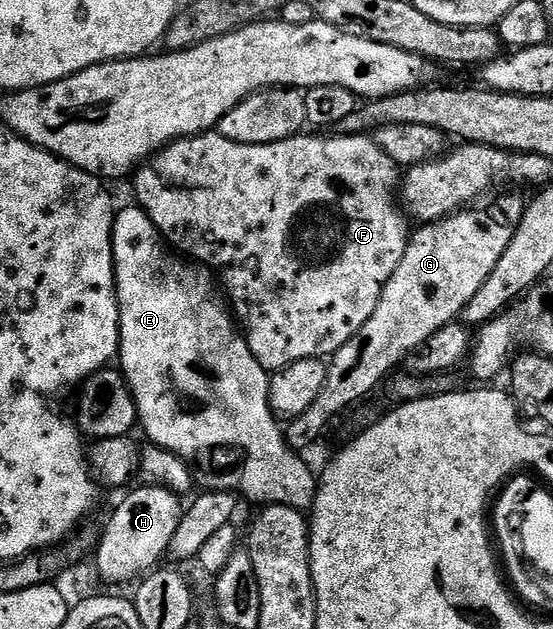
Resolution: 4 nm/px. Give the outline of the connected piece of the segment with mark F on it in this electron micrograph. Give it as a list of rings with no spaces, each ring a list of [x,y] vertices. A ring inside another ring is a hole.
[[[205,133],[200,137],[189,137],[184,141],[177,141],[172,145],[166,146],[164,149],[158,151],[156,155],[152,156],[152,158],[150,158],[144,165],[138,166],[135,171],[137,180],[134,181],[133,187],[135,190],[137,190],[138,200],[136,199],[136,202],[139,204],[141,210],[149,214],[149,220],[151,220],[152,223],[155,224],[158,231],[161,232],[162,236],[164,236],[164,238],[168,240],[168,242],[172,244],[172,246],[176,248],[176,250],[180,252],[182,256],[188,257],[190,260],[204,265],[210,272],[212,272],[214,276],[216,276],[215,274],[217,274],[218,277],[221,278],[221,283],[223,286],[225,286],[226,293],[229,294],[230,304],[228,303],[228,306],[231,308],[232,314],[235,316],[236,322],[239,324],[240,330],[243,332],[243,338],[246,345],[249,346],[251,353],[259,361],[259,365],[265,368],[266,372],[269,373],[282,371],[284,367],[290,367],[292,363],[298,363],[299,361],[303,361],[304,359],[315,359],[318,357],[332,356],[333,352],[337,351],[341,346],[343,346],[343,344],[347,342],[348,339],[355,337],[355,333],[359,333],[359,329],[367,321],[367,317],[371,317],[371,313],[375,313],[375,305],[377,304],[379,297],[383,293],[385,282],[389,280],[391,273],[397,268],[399,261],[401,260],[403,253],[405,252],[405,244],[407,242],[407,231],[405,235],[406,216],[404,214],[402,214],[403,216],[401,216],[400,213],[397,212],[396,205],[393,204],[393,186],[395,186],[396,183],[398,186],[399,175],[397,179],[398,168],[395,166],[392,157],[384,151],[380,144],[370,138],[370,136],[368,139],[368,134],[333,134],[337,133],[302,133],[299,135],[293,135],[292,137],[290,137],[290,139],[284,139],[283,141],[279,141],[278,143],[268,143],[267,145],[243,145],[242,143],[236,143],[235,141],[227,141],[227,137],[223,137],[222,135],[218,135],[216,133]]]

